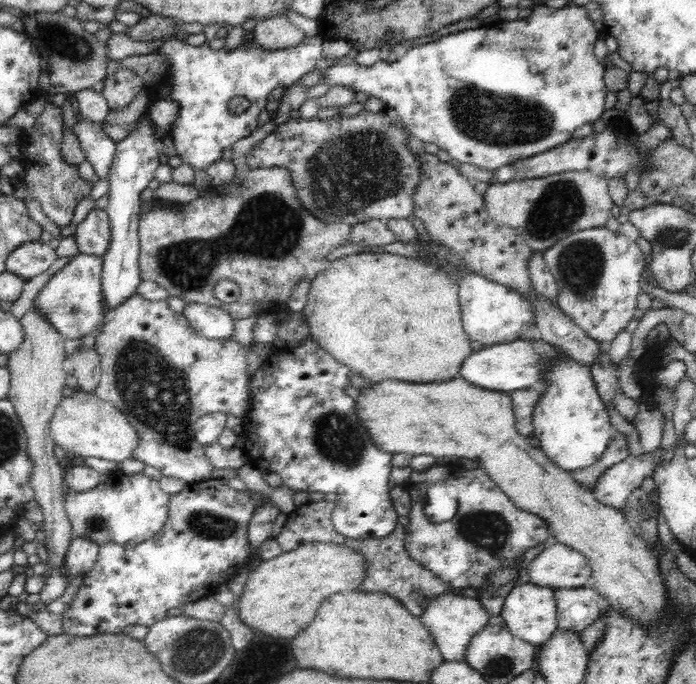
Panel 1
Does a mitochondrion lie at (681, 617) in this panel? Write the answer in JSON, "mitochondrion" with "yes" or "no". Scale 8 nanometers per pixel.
{"mitochondrion":"yes"}

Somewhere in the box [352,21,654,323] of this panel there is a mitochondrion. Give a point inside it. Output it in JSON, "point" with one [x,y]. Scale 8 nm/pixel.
{"point":[482,116]}

